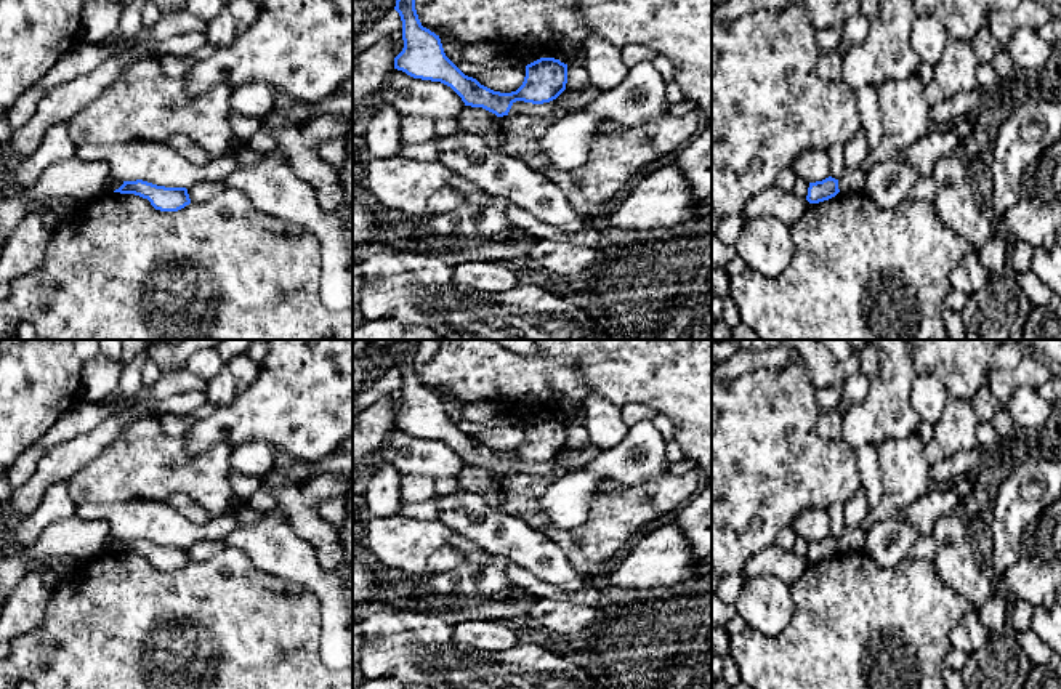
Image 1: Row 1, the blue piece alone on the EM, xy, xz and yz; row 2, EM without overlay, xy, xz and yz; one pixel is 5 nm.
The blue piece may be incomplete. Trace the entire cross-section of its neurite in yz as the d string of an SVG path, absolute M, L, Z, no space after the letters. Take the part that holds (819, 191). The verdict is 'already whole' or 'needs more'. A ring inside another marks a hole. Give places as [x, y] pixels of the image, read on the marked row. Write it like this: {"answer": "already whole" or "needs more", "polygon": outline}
{"answer": "already whole", "polygon": "M829 176L822 181L809 183L806 200L809 203L819 203L835 197L838 192L838 179Z"}

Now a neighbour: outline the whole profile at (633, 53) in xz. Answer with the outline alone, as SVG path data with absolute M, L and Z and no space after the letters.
M630 43L628 46L622 48L622 59L628 67L636 66L638 62L646 62L656 59L659 54L641 43Z

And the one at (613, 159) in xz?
M697 109L683 117L665 115L639 123L620 135L596 131L587 162L571 171L556 170L539 151L537 139L502 133L500 146L506 155L550 178L564 192L569 207L587 221L609 203L636 171L678 152L704 125L702 112Z

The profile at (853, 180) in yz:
M857 167L845 170L845 173L838 178L840 192L861 192L865 187L867 173Z

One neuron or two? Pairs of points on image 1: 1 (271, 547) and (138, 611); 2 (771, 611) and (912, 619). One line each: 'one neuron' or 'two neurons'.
1: two neurons
2: two neurons

